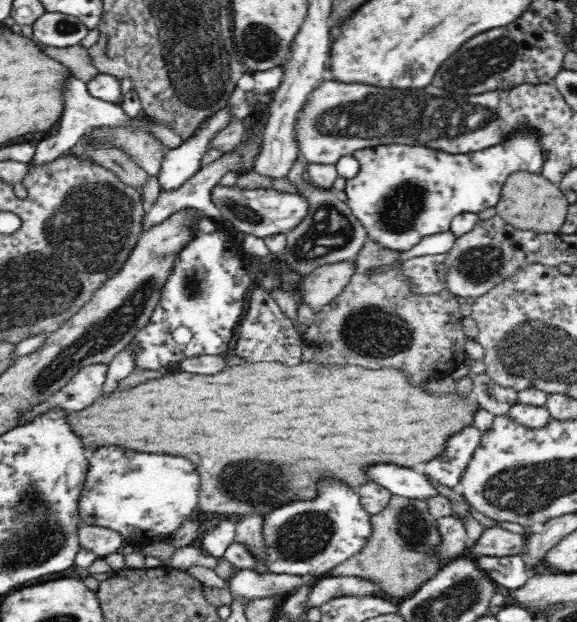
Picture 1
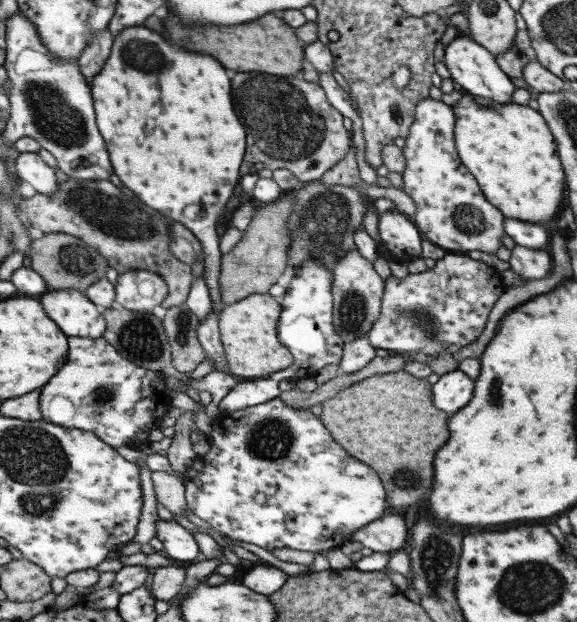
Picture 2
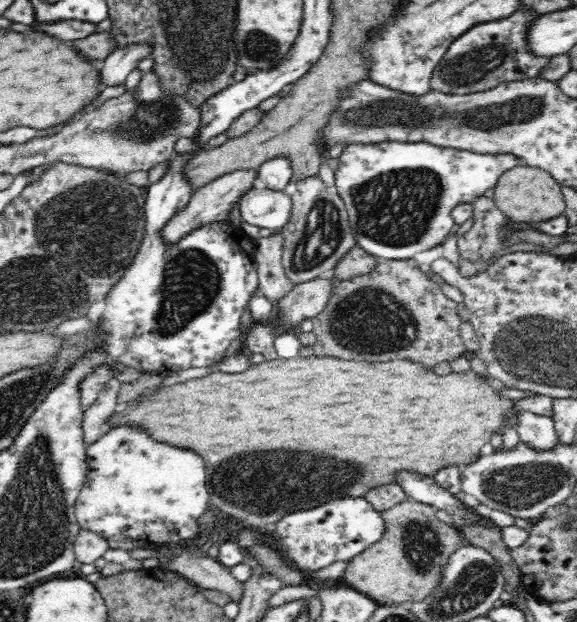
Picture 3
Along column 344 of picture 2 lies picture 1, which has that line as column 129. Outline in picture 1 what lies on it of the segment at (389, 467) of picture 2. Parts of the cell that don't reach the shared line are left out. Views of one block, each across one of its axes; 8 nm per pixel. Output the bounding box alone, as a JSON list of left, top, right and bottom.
[66,360,479,518]

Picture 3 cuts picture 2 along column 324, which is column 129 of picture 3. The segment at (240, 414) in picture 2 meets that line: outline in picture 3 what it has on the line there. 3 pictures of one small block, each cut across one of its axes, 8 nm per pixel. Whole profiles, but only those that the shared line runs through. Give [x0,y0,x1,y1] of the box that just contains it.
[76,428,209,553]

